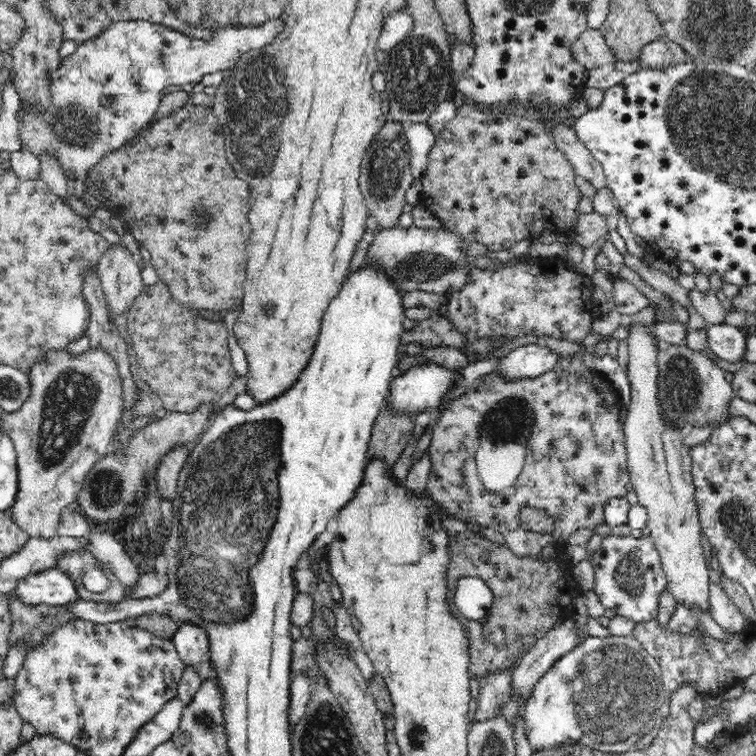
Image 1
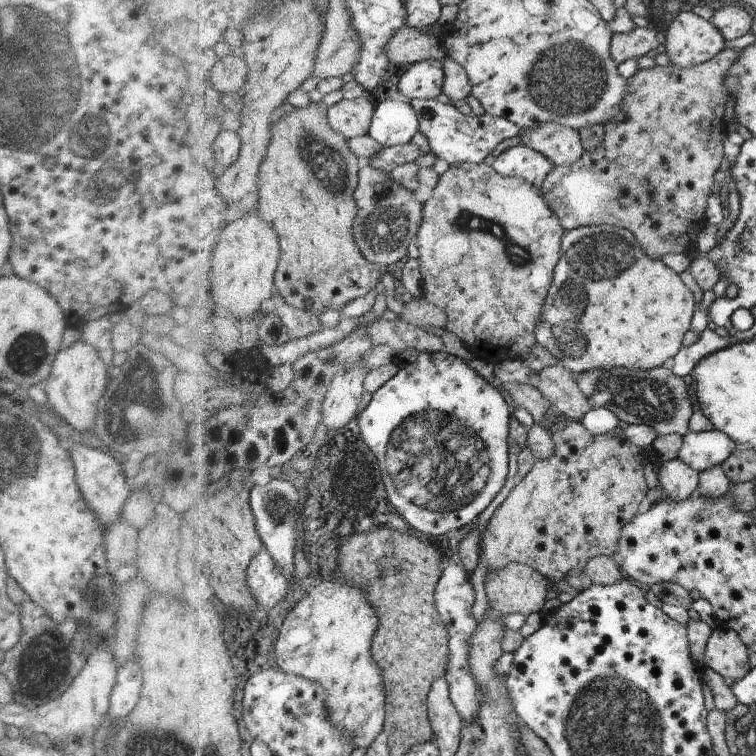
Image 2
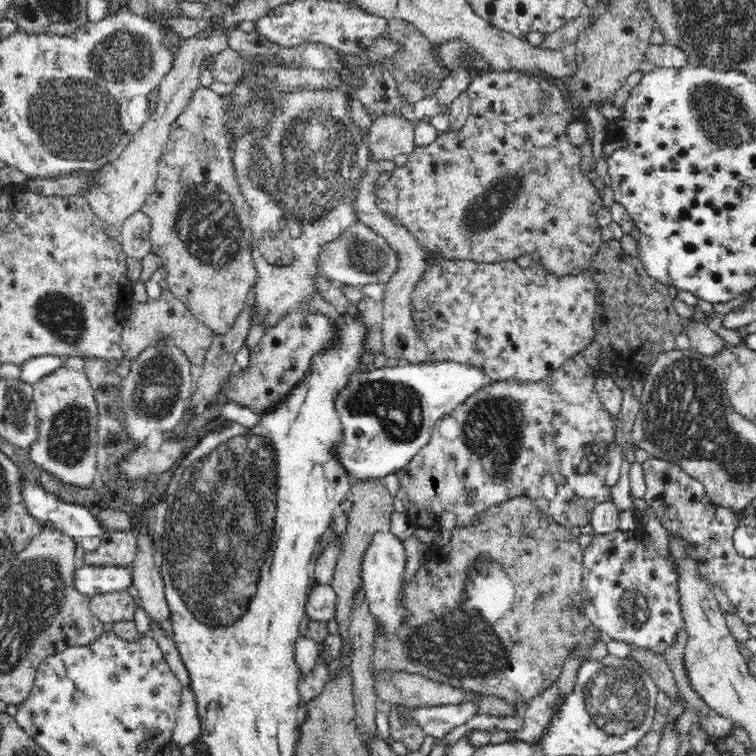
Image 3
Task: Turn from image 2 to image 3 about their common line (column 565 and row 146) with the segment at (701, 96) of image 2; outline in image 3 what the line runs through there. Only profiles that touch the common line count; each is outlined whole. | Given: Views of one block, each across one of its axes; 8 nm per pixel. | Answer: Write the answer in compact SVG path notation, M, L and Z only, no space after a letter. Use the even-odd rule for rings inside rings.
M200 86L198 90L194 91L182 115L172 124L168 142L166 142L163 154L157 163L158 178L156 180L156 190L148 196L143 207L144 213L150 217L152 224L152 230L150 230L152 248L150 249L152 249L152 253L157 254L162 259L162 266L165 267L167 273L166 281L168 286L170 286L171 293L188 307L188 310L192 312L194 317L204 323L212 332L215 332L216 335L224 334L236 320L238 314L241 314L240 310L244 306L244 300L246 300L250 288L256 284L258 278L258 273L256 273L256 267L254 267L254 261L252 261L251 255L253 248L251 206L240 190L240 184L237 181L237 170L235 170L233 164L233 153L230 146L232 140L230 138L230 130L227 129L226 108L228 105L226 98L220 96L220 94L215 94L212 88Z

